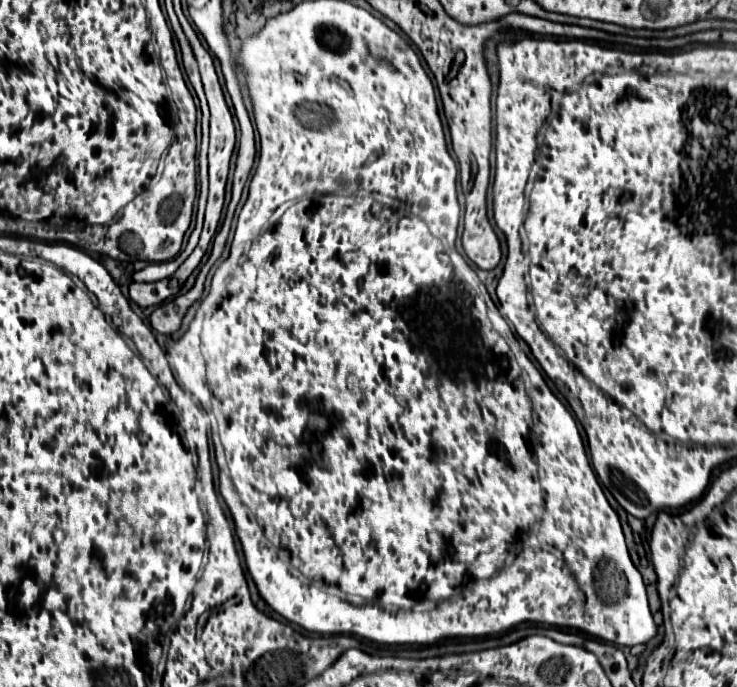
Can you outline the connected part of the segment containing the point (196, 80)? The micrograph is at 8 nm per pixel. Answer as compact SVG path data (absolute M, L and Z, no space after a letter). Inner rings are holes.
M177 29L175 35L177 35L177 39L179 39L179 47L181 47L181 53L183 53L185 73L187 73L187 77L189 77L189 81L191 81L191 85L193 85L197 97L201 99L201 105L205 105L207 99L205 99L205 93L203 93L203 85L201 85L201 77L199 77L199 71L197 71L197 61L195 61L195 57L193 57L191 45L189 45L189 41L187 41L187 37L185 37L183 31L179 33L179 29Z

